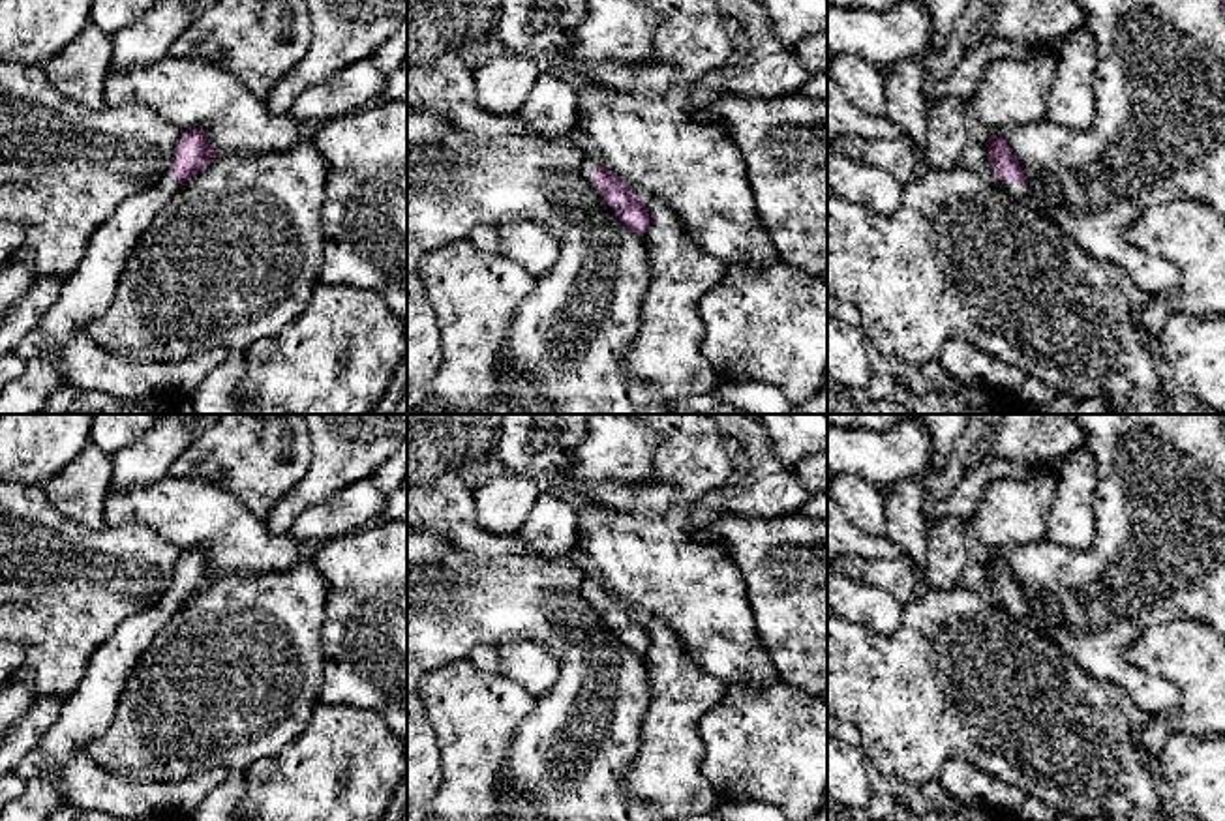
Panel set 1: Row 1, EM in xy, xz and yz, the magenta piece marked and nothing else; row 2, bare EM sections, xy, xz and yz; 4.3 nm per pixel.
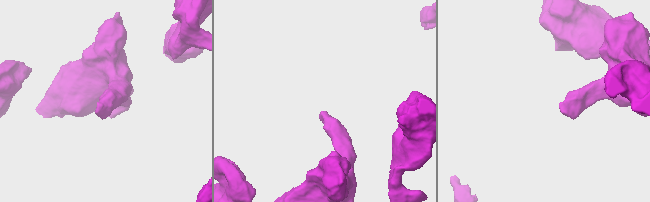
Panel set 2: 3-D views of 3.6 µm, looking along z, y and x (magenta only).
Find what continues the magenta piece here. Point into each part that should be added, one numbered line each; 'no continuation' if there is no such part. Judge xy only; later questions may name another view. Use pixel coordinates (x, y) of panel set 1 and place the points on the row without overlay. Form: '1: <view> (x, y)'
1: xy (87, 715)

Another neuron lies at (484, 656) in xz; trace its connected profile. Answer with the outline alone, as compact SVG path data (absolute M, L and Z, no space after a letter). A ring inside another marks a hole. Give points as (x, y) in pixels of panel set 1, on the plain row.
M480 645L476 649L473 649L467 656L467 660L478 667L480 671L492 671L492 673L499 673L499 656L497 656L497 649L492 645Z

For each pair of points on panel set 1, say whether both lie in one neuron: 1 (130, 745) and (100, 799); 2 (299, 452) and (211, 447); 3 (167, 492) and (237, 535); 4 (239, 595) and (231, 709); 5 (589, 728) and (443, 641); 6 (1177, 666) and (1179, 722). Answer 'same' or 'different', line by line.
1: different
2: same
3: same
4: same
5: same
6: same

